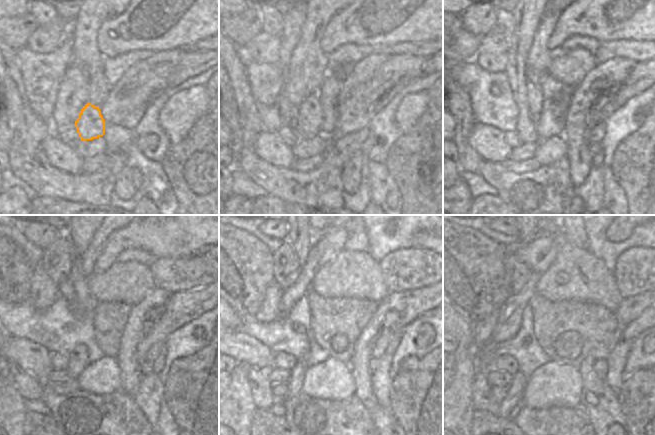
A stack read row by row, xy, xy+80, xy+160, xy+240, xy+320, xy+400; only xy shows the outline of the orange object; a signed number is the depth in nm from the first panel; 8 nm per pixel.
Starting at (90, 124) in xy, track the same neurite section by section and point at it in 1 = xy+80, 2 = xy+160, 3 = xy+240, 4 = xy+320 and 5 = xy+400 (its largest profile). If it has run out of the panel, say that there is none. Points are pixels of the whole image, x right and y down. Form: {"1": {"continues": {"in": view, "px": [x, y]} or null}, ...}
{"1": {"continues": {"in": "xy+80", "px": [310, 111]}}, "2": {"continues": {"in": "xy+160", "px": [535, 98]}}, "3": {"continues": {"in": "xy+240", "px": [81, 294]}}, "4": {"continues": {"in": "xy+320", "px": [299, 235]}}, "5": {"continues": {"in": "xy+400", "px": [525, 235]}}}

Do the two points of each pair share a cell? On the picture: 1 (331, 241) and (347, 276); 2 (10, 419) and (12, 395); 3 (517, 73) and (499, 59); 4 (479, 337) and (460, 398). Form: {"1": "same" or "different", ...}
{"1": "different", "2": "same", "3": "different", "4": "different"}

